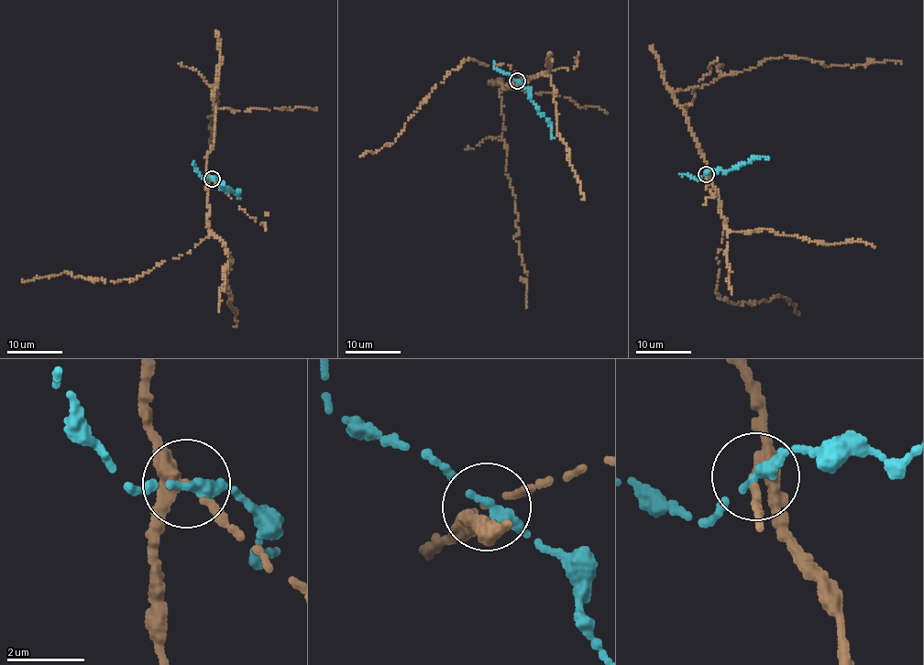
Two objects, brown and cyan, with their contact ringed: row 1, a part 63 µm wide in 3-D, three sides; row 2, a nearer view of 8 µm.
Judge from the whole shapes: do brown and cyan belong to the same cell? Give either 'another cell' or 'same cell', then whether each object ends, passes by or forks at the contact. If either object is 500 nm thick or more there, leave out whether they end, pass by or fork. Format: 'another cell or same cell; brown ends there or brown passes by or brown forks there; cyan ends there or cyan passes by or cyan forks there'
another cell; brown forks there; cyan passes by

